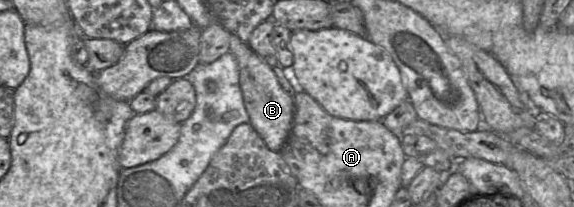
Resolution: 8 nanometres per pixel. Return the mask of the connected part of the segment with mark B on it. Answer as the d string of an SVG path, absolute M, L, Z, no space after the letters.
M234 34L230 35L229 52L234 55L239 67L239 84L250 118L249 123L270 150L280 152L288 139L293 123L294 95L282 88L272 67L261 59L246 42Z

